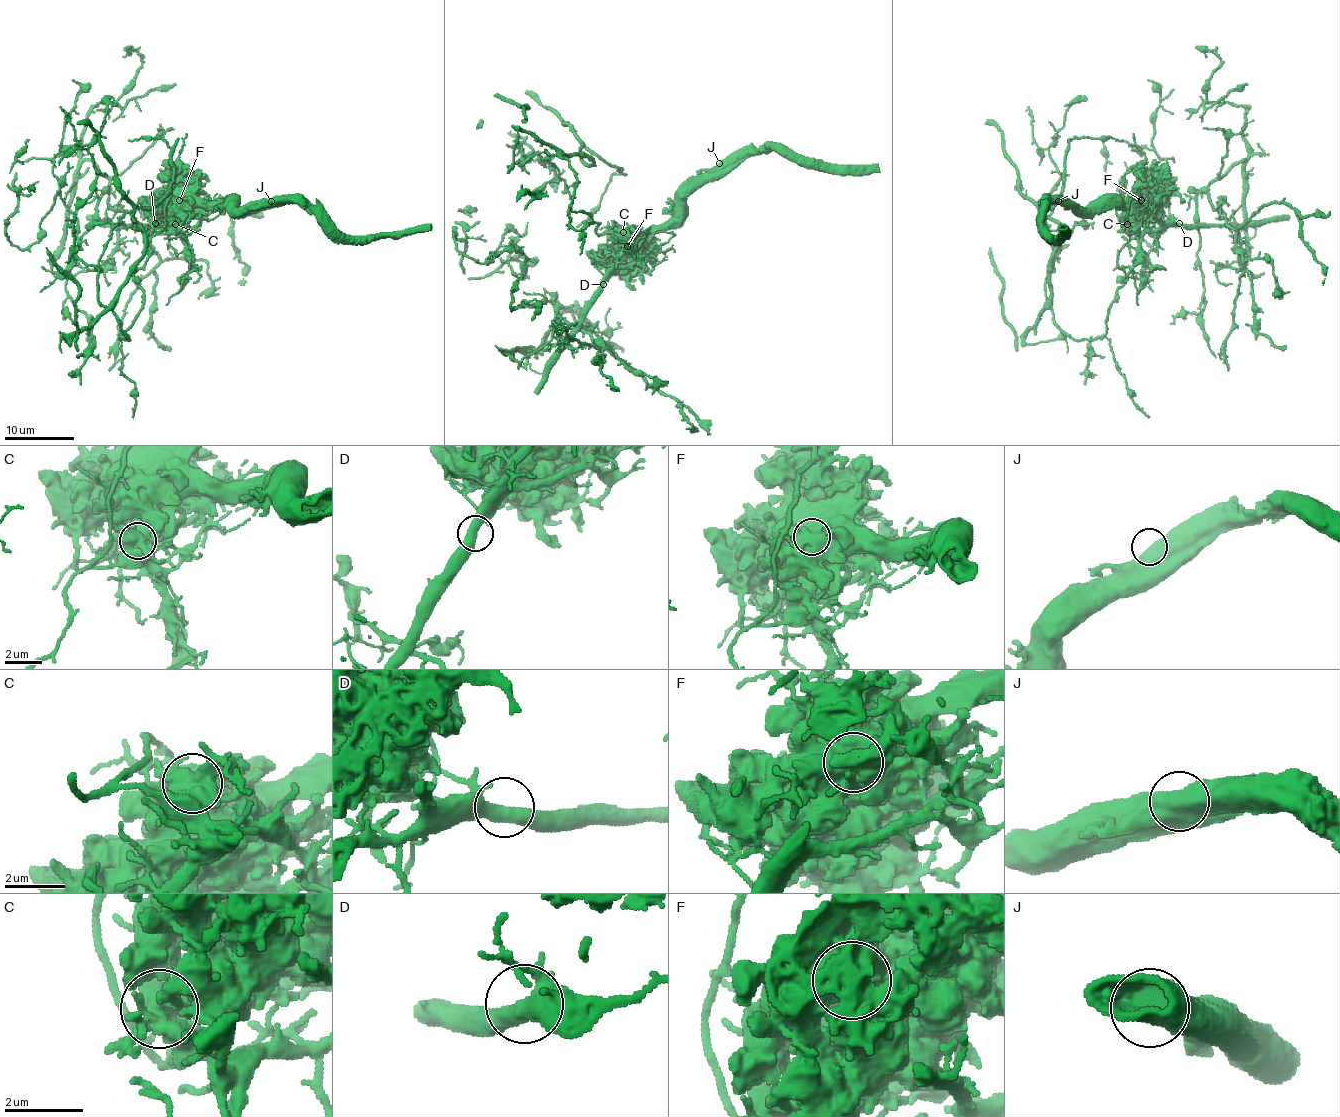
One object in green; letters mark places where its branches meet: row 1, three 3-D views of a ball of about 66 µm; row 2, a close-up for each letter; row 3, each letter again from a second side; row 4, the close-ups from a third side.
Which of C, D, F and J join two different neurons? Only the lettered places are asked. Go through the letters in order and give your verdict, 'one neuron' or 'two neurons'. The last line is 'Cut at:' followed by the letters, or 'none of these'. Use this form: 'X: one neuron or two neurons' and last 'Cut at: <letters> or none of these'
C: two neurons
D: one neuron
F: two neurons
J: one neuron
Cut at: C, F

